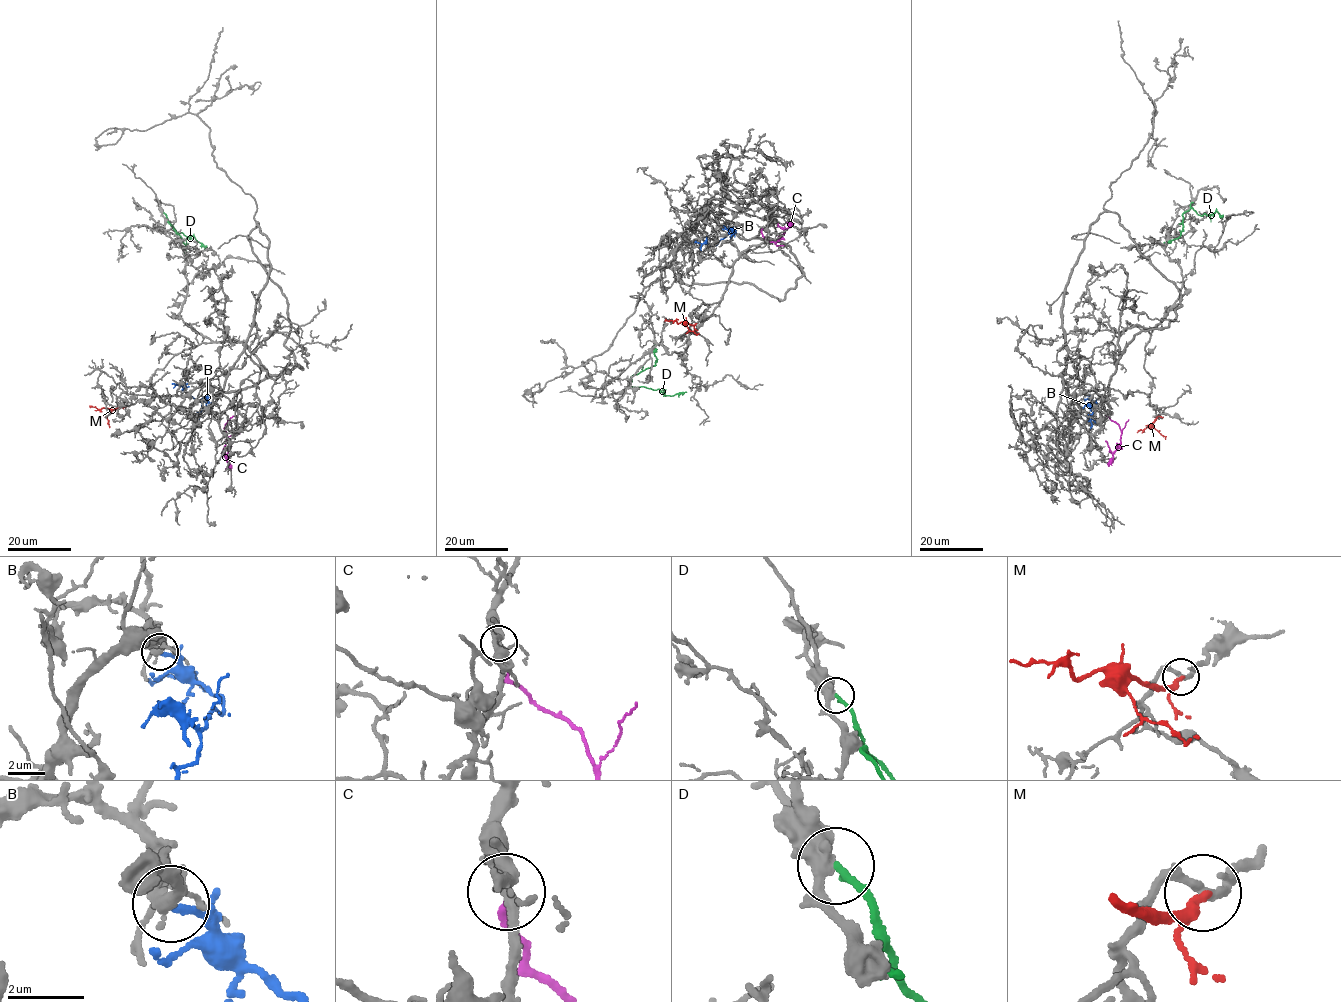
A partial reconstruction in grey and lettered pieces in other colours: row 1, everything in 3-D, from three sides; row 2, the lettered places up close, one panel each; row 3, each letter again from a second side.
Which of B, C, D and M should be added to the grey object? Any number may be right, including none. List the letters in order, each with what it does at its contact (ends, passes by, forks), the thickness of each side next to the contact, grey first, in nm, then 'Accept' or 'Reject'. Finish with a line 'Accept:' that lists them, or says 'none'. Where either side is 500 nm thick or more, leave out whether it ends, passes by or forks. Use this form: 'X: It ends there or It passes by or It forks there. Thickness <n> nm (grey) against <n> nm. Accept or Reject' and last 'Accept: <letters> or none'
B: It ends there. Thickness 240 nm (grey) against 160 nm. Accept
C: It ends there. Thickness 240 nm (grey) against 160 nm. Accept
D: It ends there. Thickness 360 nm (grey) against 190 nm. Reject
M: It passes by. Thickness 240 nm (grey) against 200 nm. Reject
Accept: B, C

